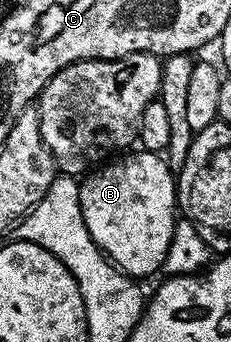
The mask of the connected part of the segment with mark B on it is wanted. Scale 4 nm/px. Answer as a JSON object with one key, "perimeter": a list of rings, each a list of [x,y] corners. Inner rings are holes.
{"perimeter":[[[127,152],[114,160],[104,161],[98,168],[92,169],[79,182],[79,199],[81,216],[85,216],[85,228],[89,228],[89,236],[93,236],[93,240],[102,248],[103,253],[123,273],[131,275],[136,280],[143,280],[146,274],[158,271],[162,267],[167,255],[177,218],[177,178],[158,153],[131,153]]]}

